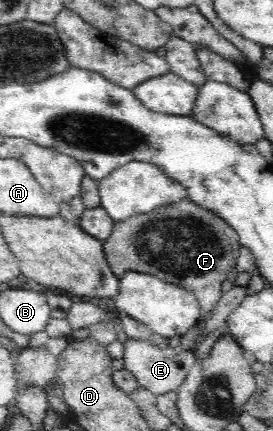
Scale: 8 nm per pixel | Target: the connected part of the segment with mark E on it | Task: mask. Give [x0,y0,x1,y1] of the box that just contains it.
[124,338,195,396]

